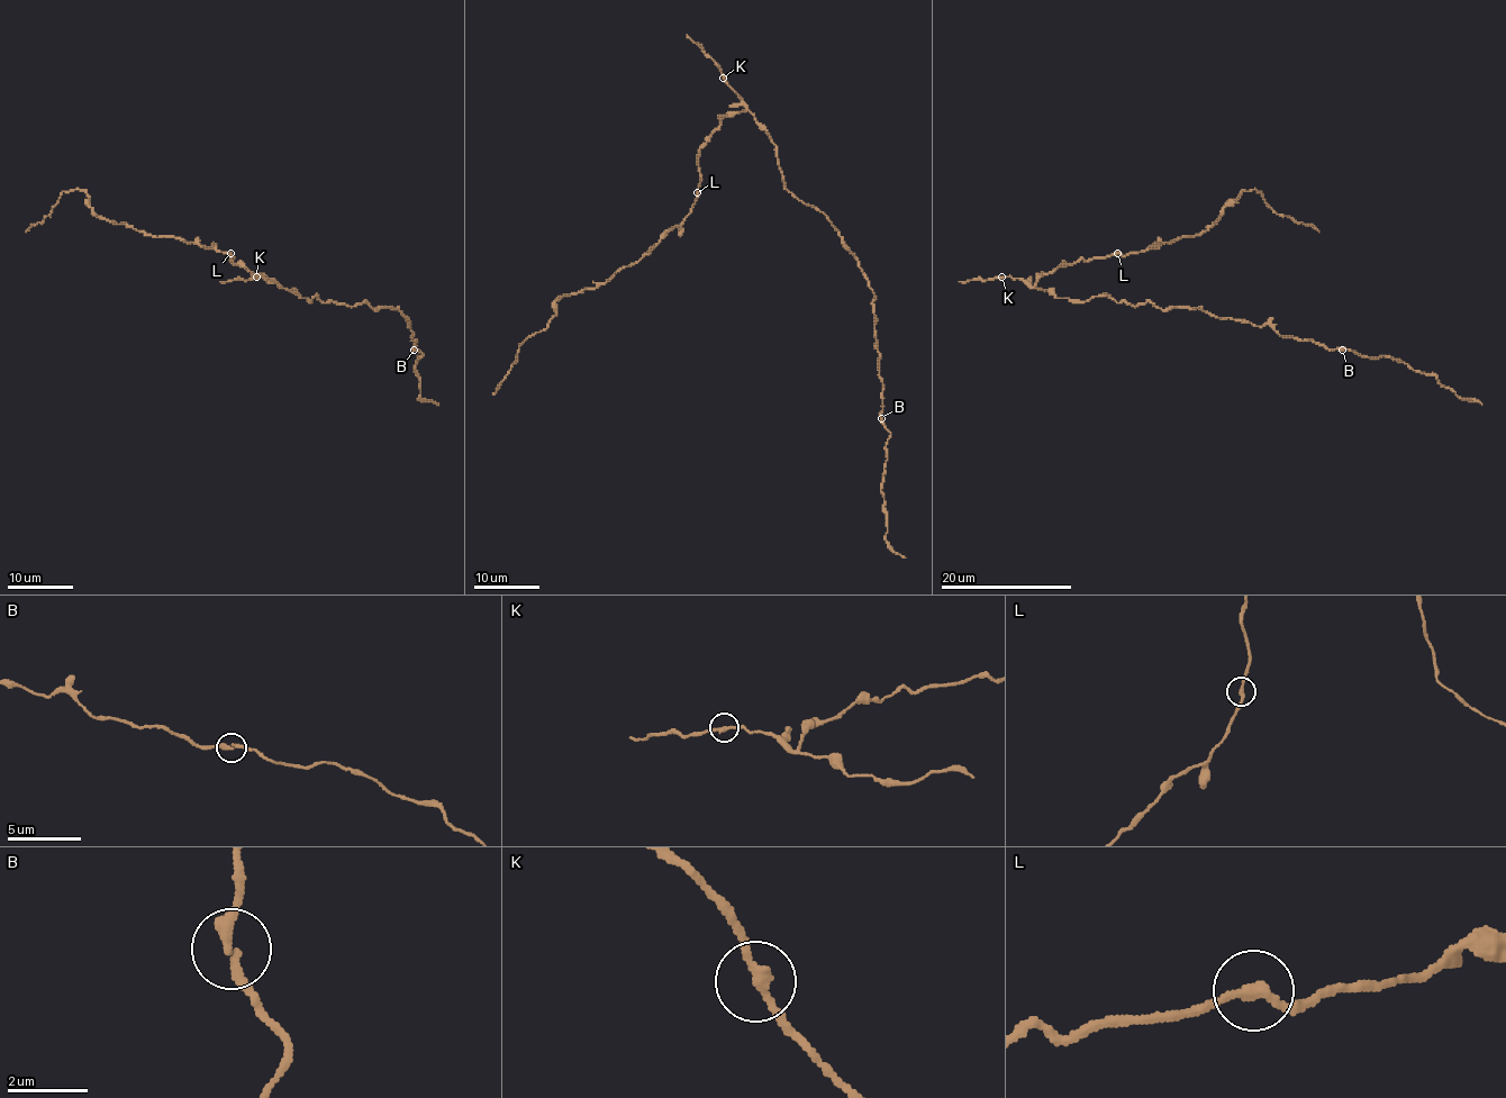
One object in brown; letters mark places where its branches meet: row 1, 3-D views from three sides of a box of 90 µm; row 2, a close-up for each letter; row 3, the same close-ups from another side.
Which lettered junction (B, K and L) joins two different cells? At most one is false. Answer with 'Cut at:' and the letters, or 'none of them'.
Cut at: none of them

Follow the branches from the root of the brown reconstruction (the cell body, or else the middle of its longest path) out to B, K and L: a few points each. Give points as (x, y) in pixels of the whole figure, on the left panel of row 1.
B: (307, 299), (317, 297), (324, 302), (356, 306), (364, 301), (374, 309), (396, 308), (407, 318), (414, 348)
K: (307, 299), (271, 278), (256, 277)
L: (307, 299), (235, 265), (229, 253)

